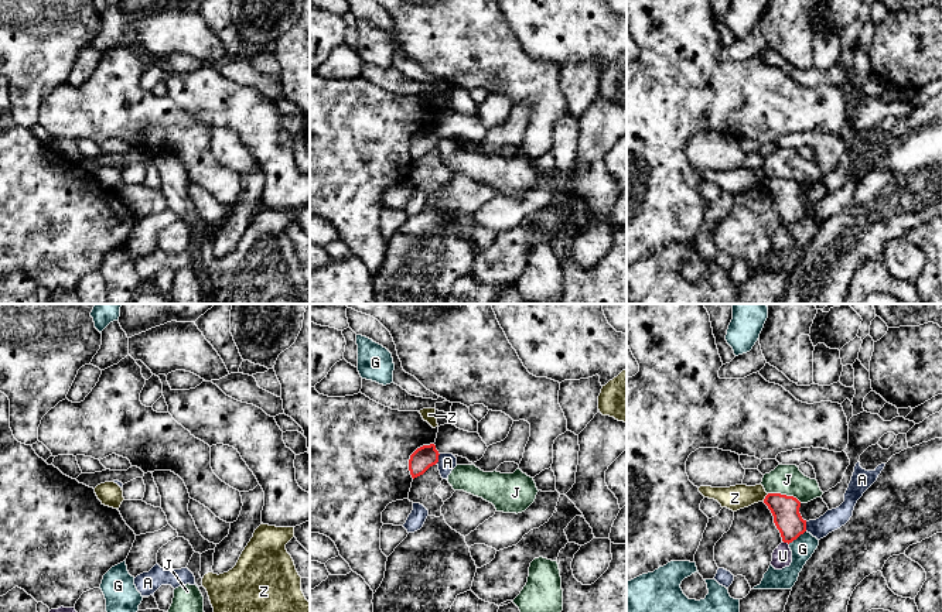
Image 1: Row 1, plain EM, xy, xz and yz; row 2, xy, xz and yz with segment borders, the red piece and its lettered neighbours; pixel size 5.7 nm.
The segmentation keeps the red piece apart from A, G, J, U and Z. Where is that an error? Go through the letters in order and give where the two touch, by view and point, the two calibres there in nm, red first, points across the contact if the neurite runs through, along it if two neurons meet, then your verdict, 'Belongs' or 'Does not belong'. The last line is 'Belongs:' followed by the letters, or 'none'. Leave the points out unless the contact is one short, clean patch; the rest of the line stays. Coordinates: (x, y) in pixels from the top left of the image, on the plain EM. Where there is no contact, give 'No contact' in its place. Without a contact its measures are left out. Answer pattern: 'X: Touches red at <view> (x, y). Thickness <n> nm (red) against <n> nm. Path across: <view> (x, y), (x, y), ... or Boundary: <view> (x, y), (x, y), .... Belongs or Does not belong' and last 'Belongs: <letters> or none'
A: Touches red at xz (437, 142). Thickness 130 nm (red) against 100 nm. Boundary: xz (440, 137), (436, 146). Does not belong
G: Touches red at yz (797, 221). Thickness 160 nm (red) against 130 nm. Boundary: yz (805, 214), (788, 226). Does not belong
J: Touches red at yz (785, 178). Thickness 160 nm (red) against 180 nm. Boundary: yz (768, 175), (792, 178), (801, 185). Does not belong
U: Touches red at yz (785, 225). Thickness 160 nm (red) against 110 nm. Boundary: yz (782, 224), (788, 228). Does not belong
Z: Touches red at yz (765, 181). Thickness 160 nm (red) against 140 nm. Boundary: yz (768, 177), (763, 184). Does not belong
Belongs: none

